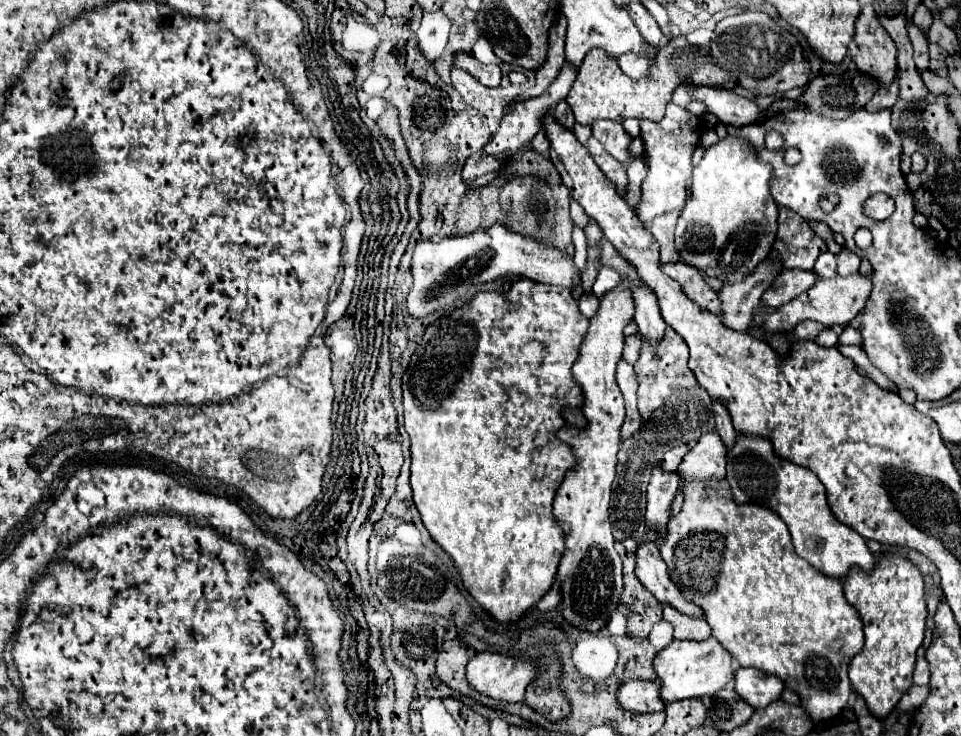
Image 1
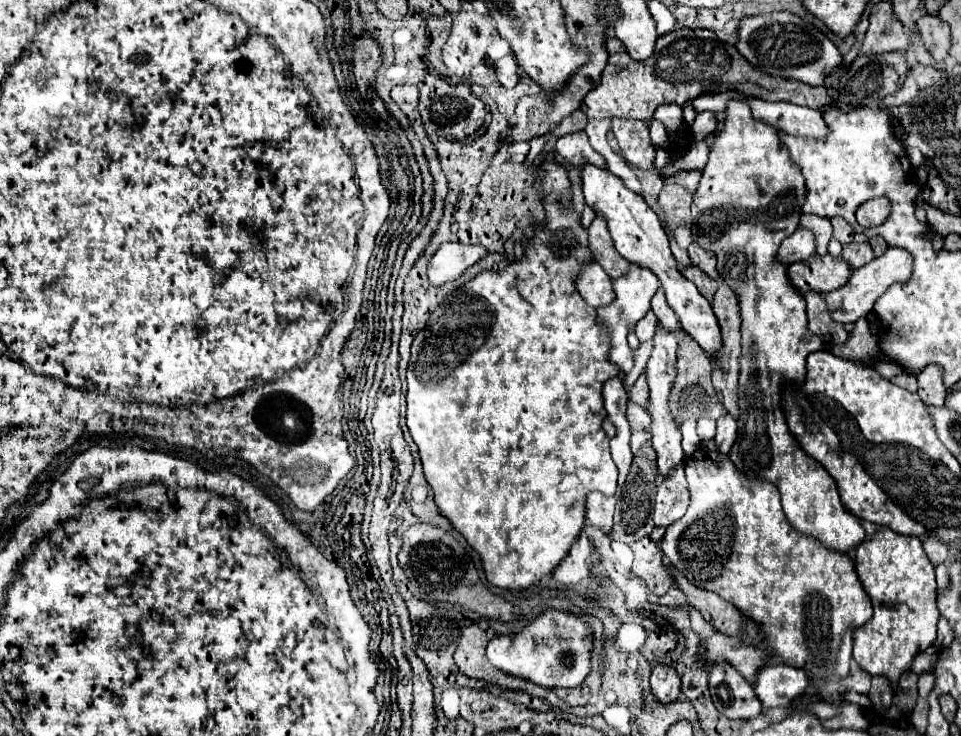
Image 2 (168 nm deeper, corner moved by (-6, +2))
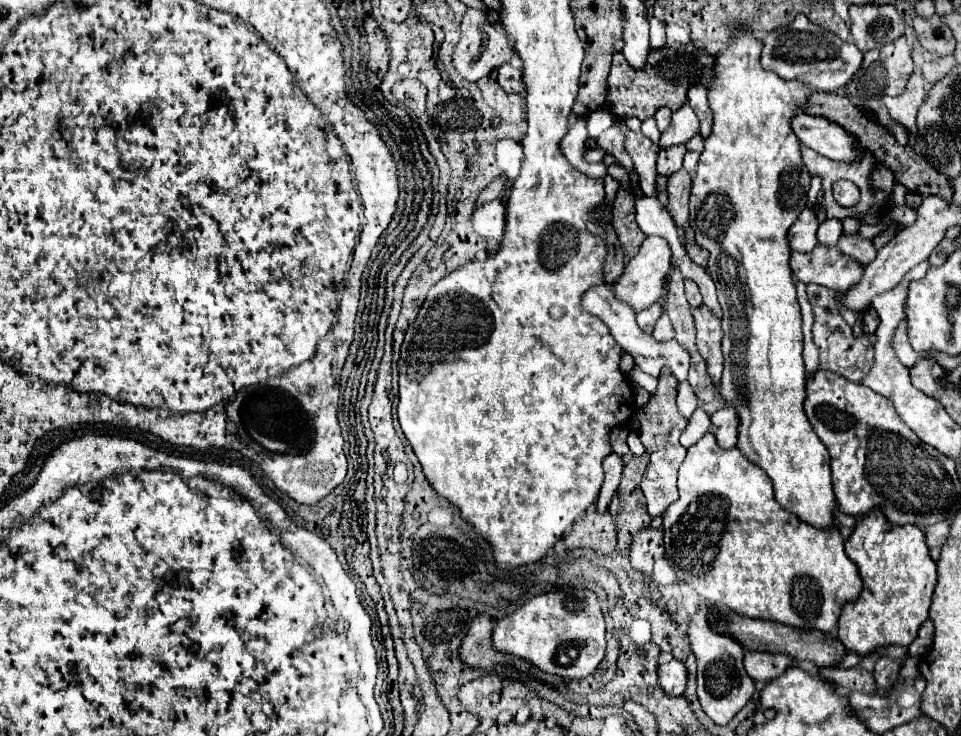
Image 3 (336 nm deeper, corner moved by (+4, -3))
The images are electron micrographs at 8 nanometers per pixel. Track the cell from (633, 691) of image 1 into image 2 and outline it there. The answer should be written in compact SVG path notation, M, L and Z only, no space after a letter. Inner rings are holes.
M656 665L650 675L650 691L654 691L660 703L676 701L680 695L680 679L672 667Z

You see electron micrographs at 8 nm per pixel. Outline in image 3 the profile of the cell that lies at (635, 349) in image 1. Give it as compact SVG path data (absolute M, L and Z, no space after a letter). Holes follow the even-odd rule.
M660 300L658 304L652 304L652 306L644 308L642 312L638 312L638 314L636 314L638 326L640 326L646 334L650 334L650 332L654 330L656 320L662 316L662 312L664 312L664 302L662 302L662 300Z

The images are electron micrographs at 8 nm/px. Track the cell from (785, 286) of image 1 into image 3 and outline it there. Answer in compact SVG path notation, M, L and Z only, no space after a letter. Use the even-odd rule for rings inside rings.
M818 244L812 252L794 252L790 260L794 278L804 284L820 284L830 290L848 292L864 274L864 266L852 256L844 256L836 246Z

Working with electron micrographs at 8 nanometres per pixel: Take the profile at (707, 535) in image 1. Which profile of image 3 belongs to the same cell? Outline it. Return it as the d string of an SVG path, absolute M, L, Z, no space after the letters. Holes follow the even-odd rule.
M706 432L688 454L678 472L680 498L664 512L664 548L676 576L688 582L704 600L748 618L764 618L796 628L832 632L846 600L856 600L862 580L856 564L844 552L844 536L838 528L812 528L784 510L772 492L768 474L752 464L738 448L724 450Z

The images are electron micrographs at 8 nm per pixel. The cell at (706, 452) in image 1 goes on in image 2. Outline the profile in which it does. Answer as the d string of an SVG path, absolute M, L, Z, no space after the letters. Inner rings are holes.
M722 415L718 419L716 437L714 437L714 443L716 443L718 453L728 455L730 453L730 447L734 445L734 439L736 439L736 421L730 415Z

